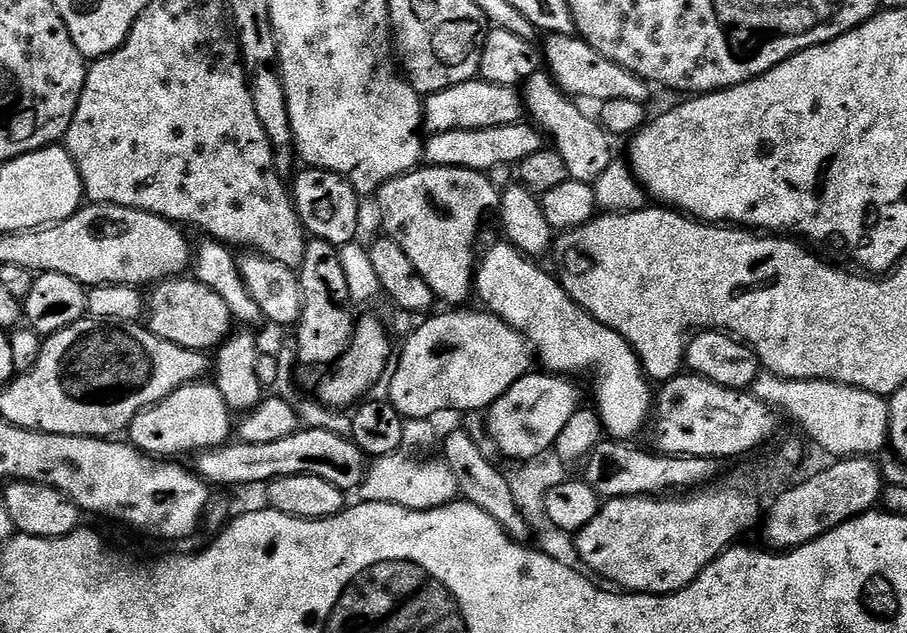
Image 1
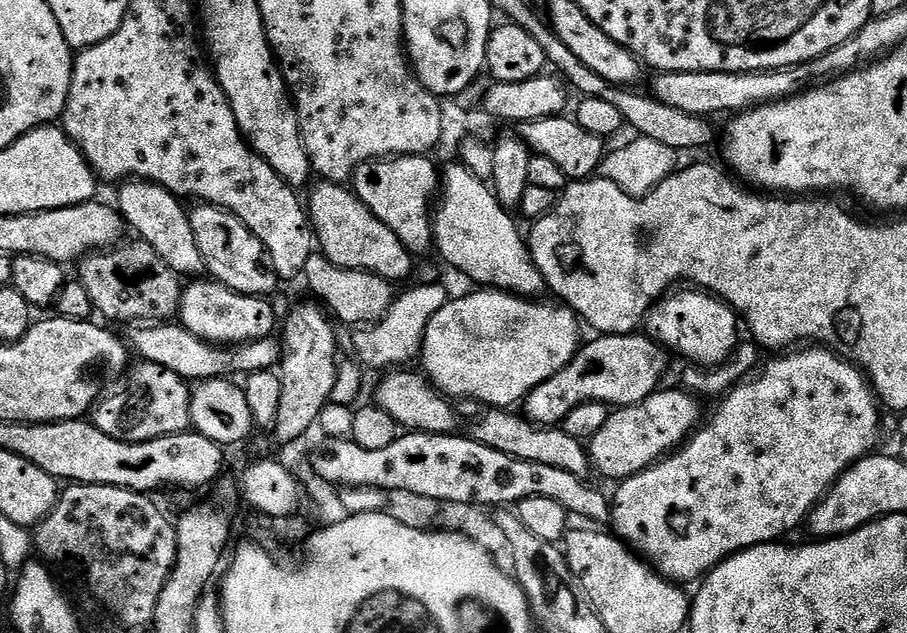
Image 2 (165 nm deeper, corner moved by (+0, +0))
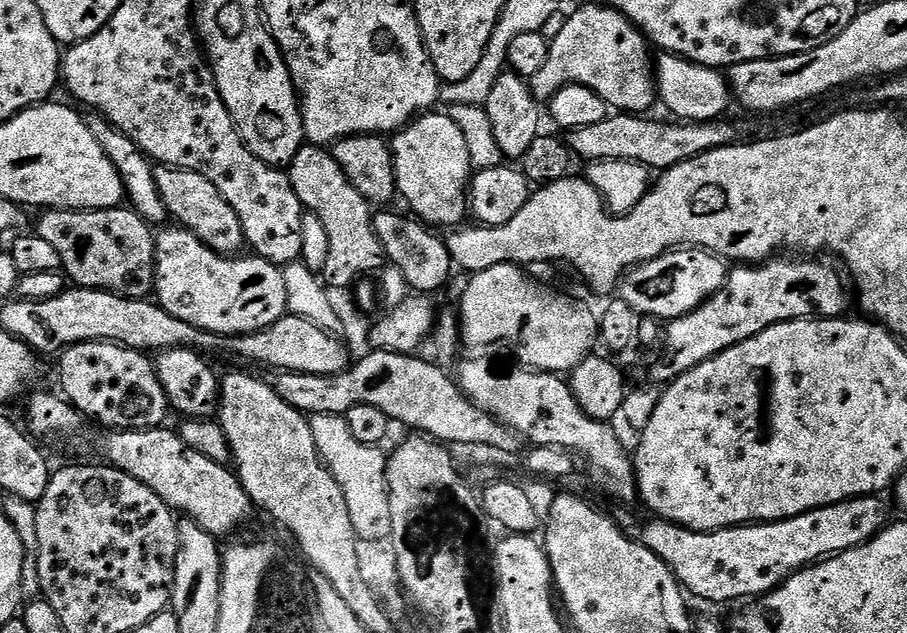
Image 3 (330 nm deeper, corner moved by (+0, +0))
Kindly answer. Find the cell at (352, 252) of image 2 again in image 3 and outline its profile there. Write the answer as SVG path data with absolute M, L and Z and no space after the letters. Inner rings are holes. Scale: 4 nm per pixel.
M305 146L300 149L287 169L294 194L298 194L300 203L309 213L320 219L324 227L324 236L328 239L326 264L322 271L322 280L329 289L351 289L367 272L375 268L383 269L386 264L384 247L378 242L378 234L372 225L373 209L368 201L350 186L342 166L332 157L331 151L324 146Z

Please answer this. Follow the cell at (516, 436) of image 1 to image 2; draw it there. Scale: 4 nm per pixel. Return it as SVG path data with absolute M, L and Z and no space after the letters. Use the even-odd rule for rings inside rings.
M647 334L631 336L597 335L596 340L585 343L566 367L558 370L554 378L542 382L523 401L522 412L534 424L563 425L566 414L574 406L586 402L603 402L613 409L625 408L646 399L661 387L660 379L668 368L669 353Z

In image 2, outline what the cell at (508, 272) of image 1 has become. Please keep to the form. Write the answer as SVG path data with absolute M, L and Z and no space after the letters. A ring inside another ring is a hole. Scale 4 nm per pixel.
M454 162L442 172L442 195L432 225L434 248L440 251L441 258L450 267L469 276L476 283L473 285L536 298L540 291L545 291L544 275L532 260L525 233L520 233L512 216L513 213L502 207L485 181L478 179L466 165Z

